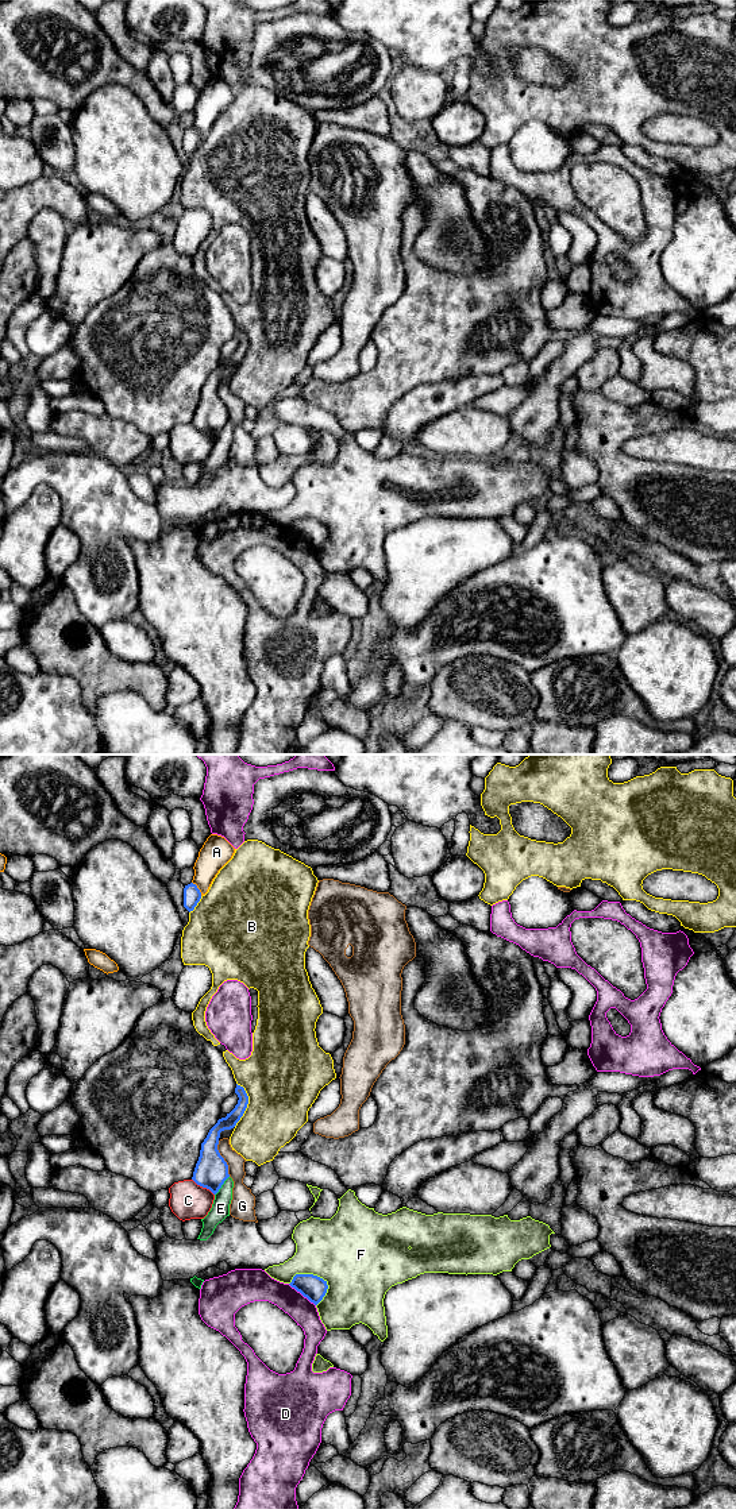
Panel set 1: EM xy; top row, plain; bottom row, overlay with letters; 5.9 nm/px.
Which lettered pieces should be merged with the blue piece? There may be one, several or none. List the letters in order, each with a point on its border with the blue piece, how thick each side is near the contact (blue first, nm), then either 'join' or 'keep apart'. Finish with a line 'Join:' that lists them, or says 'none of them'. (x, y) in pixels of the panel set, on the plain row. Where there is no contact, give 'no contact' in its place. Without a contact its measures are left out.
A: xy (197, 132) | 110/180 nm | keep apart
B: xy (247, 347) | 80/460 nm | keep apart
C: xy (203, 431) | 200/220 nm | keep apart
D: xy (301, 537) | 150/170 nm | keep apart
E: xy (222, 428) | 200/110 nm | keep apart
F: xy (309, 518) | 150/420 nm | keep apart
G: xy (223, 402) | 200/120 nm | keep apart
Join: none of them

